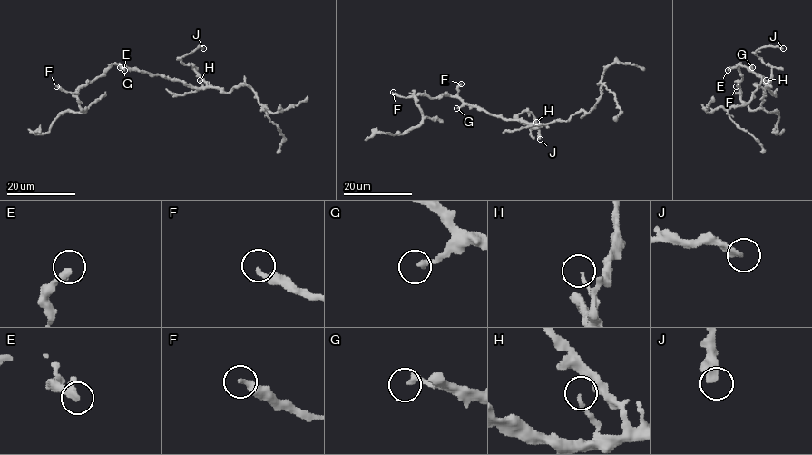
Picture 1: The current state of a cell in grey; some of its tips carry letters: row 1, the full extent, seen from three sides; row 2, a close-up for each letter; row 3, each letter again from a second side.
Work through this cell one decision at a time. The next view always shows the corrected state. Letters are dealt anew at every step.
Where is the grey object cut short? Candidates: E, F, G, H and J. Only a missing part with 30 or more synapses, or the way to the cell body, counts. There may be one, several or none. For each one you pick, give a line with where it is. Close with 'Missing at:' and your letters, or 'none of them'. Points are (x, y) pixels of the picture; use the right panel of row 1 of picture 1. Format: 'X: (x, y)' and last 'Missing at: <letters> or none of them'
Missing at: none of them

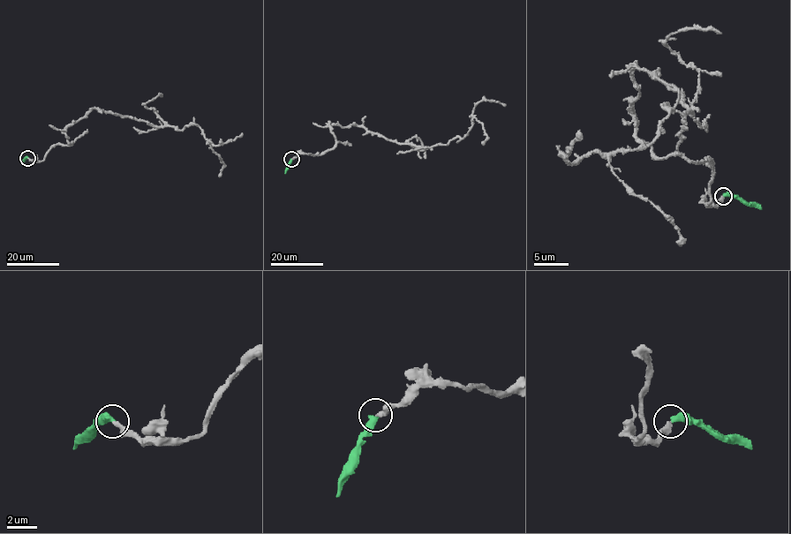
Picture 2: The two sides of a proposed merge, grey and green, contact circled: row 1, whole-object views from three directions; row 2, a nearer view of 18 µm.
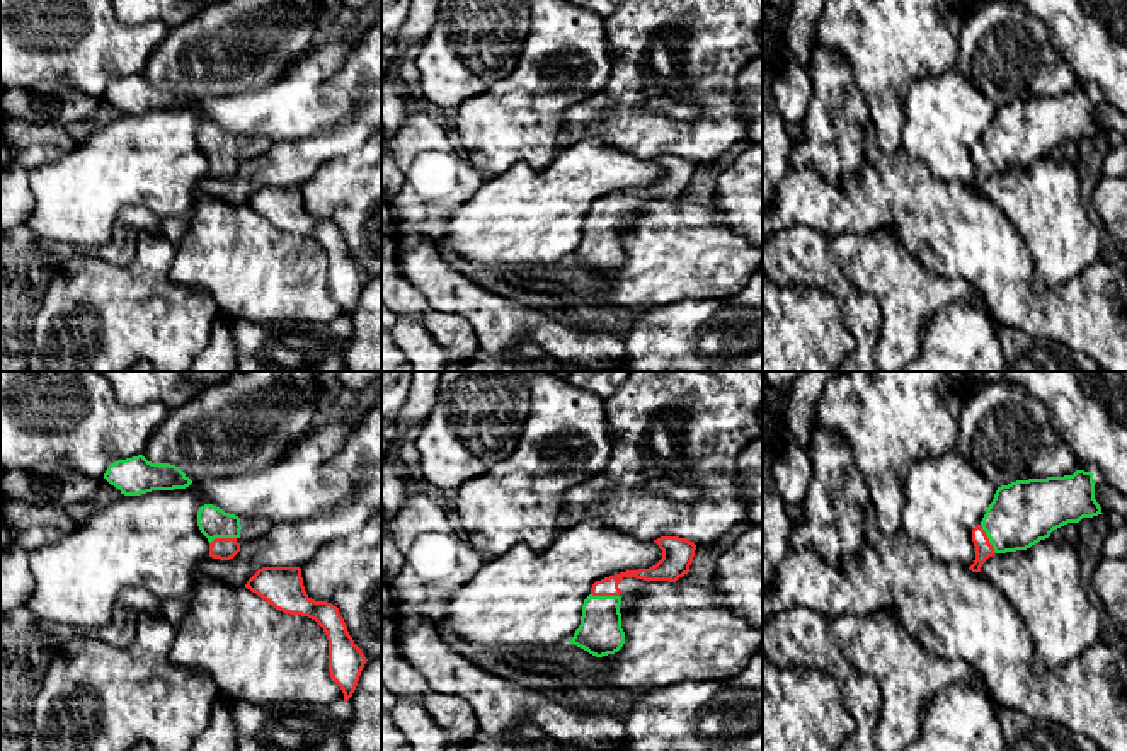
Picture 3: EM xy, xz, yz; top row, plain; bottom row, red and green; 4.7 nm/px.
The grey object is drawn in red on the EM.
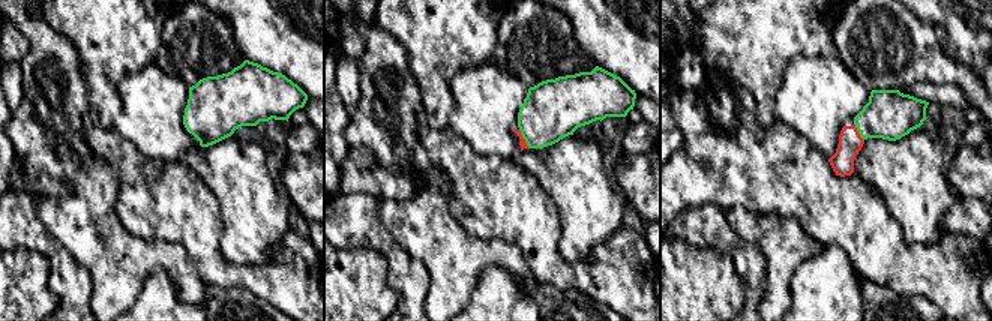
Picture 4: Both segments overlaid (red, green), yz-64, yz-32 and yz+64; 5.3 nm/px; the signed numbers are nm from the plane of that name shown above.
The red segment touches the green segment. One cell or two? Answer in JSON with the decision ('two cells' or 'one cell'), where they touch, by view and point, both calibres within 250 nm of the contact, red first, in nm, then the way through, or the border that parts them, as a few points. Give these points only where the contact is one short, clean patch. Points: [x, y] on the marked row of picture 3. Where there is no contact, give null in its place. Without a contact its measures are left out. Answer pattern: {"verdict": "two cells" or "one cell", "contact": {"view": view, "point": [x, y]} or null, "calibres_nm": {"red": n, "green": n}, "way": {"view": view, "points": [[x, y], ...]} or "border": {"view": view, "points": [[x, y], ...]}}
{"verdict": "one cell", "contact": {"view": "yz", "point": [988, 538]}, "calibres_nm": {"red": 80, "green": 300}, "way": {"view": "yz", "points": [[981, 542], [988, 538], [1022, 513]]}}

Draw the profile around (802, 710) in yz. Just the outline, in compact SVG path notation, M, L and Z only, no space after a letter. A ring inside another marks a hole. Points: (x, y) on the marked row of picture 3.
M763 654L763 751L838 751L853 727L836 678L814 668L780 668Z

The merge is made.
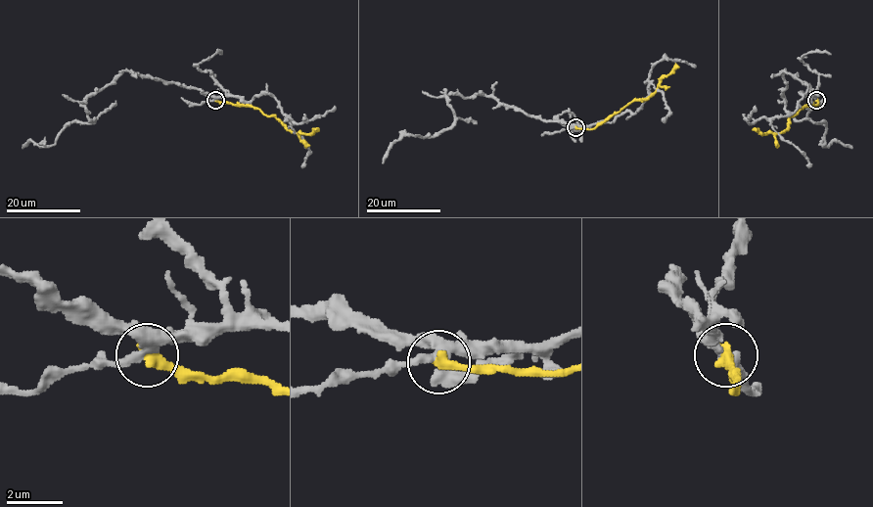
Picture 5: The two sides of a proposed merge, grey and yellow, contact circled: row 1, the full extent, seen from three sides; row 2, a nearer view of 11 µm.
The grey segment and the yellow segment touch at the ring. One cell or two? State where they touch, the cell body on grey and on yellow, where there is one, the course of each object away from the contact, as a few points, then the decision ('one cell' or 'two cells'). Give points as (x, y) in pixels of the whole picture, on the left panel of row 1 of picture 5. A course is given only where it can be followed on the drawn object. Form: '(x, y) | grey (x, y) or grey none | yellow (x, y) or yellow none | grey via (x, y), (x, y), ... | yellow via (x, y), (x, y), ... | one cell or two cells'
(215, 100) | grey none | yellow none | grey via (214, 99), (123, 70), (88, 97), (92, 120), (68, 122), (54, 144), (29, 141), (22, 148) | yellow via (215, 99), (251, 105), (267, 116), (276, 117), (296, 133), (312, 134), (318, 128) | two cells

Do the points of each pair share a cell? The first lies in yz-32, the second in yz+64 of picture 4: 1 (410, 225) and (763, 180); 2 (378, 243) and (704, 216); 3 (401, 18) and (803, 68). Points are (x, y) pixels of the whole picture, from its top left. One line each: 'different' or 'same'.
1: different
2: same
3: different

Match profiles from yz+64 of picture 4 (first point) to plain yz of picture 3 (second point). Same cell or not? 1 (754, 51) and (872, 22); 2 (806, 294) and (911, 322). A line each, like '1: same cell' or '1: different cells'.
1: same cell
2: different cells

